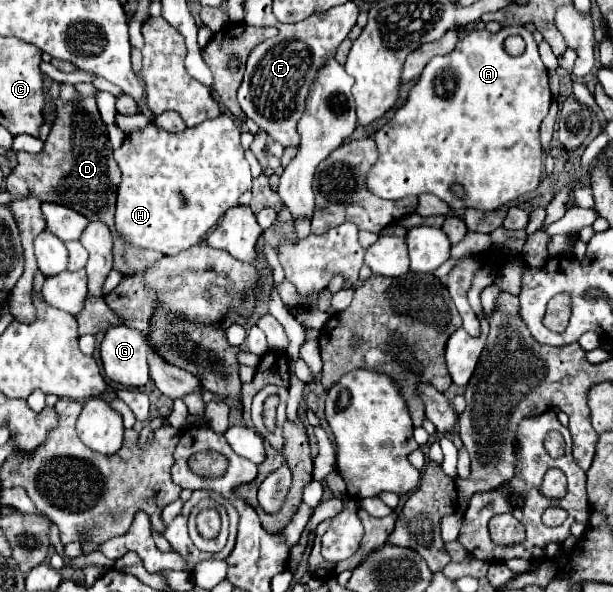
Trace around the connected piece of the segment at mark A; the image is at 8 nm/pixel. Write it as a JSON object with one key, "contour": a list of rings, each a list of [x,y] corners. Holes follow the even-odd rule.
{"contour":[[[521,25],[503,27],[499,33],[473,31],[465,35],[451,55],[433,57],[423,69],[419,81],[409,91],[407,103],[397,109],[395,117],[375,133],[379,159],[369,169],[365,185],[381,199],[403,199],[407,195],[431,193],[445,201],[453,211],[467,207],[491,211],[503,205],[515,203],[523,195],[537,189],[541,179],[541,141],[539,125],[545,119],[551,105],[549,75],[539,57],[537,43]],[[509,35],[521,35],[525,39],[525,53],[511,57],[503,43]],[[451,185],[463,185],[467,197],[461,201],[451,195]]]}

